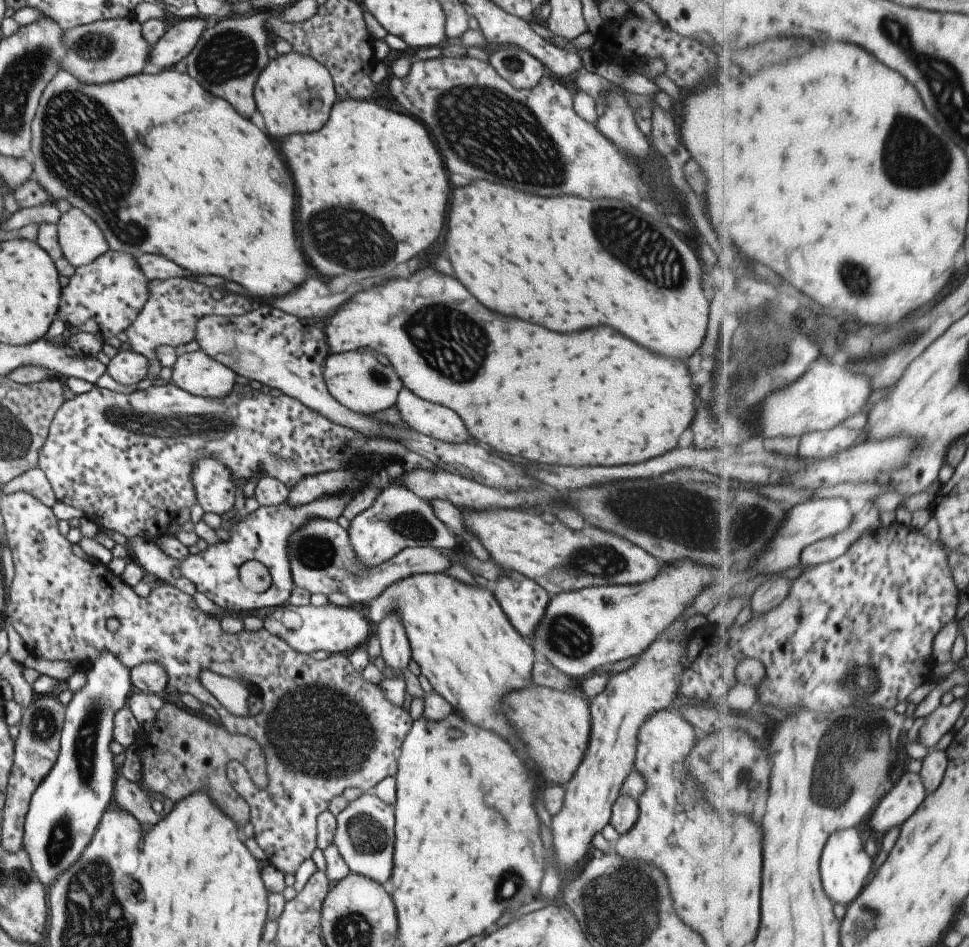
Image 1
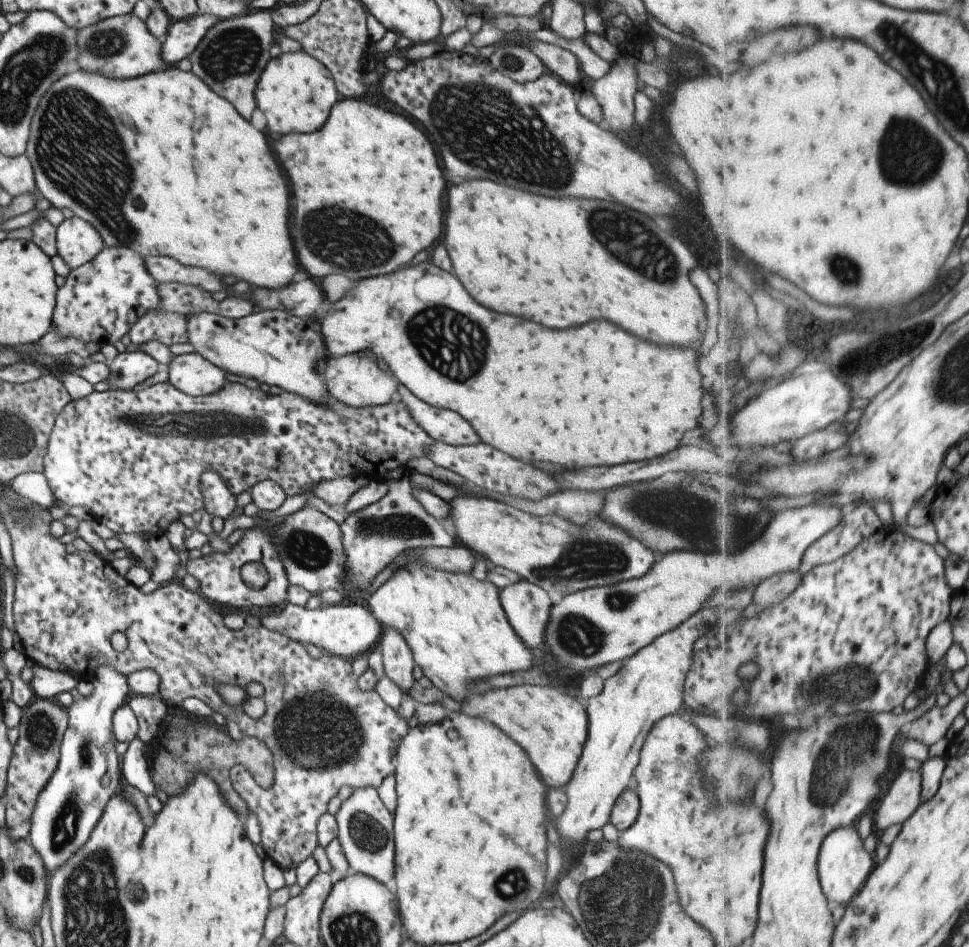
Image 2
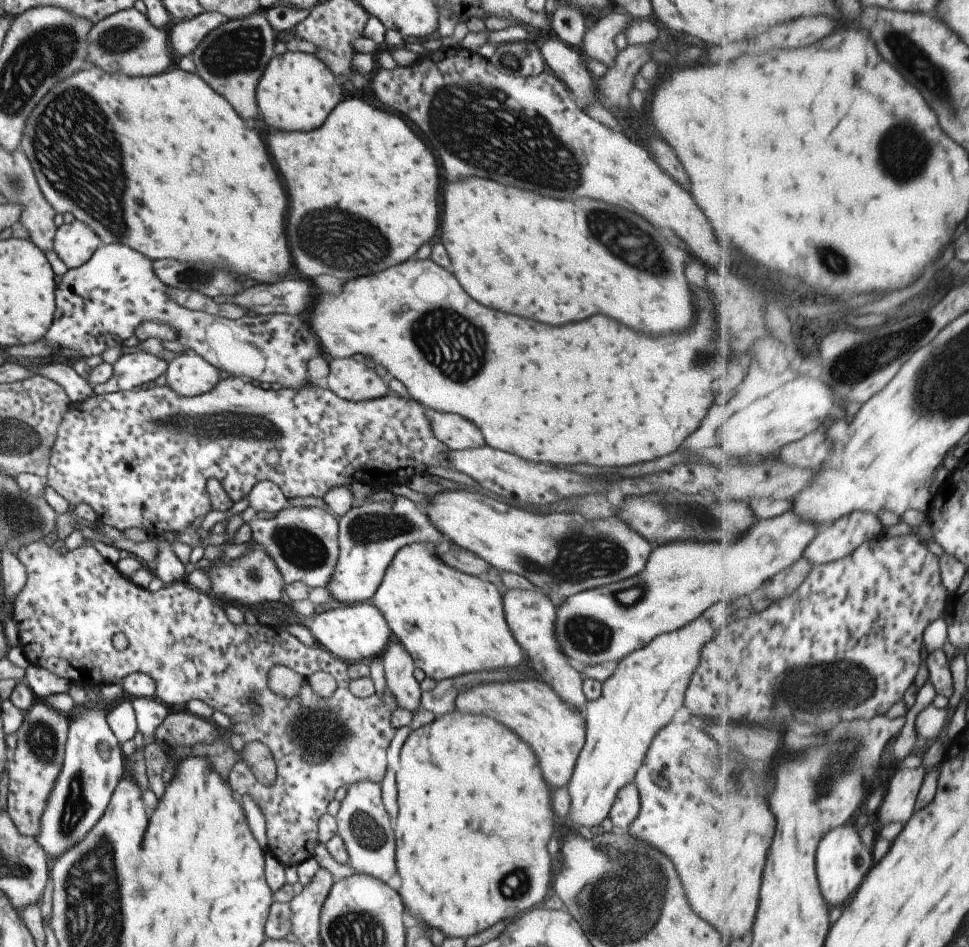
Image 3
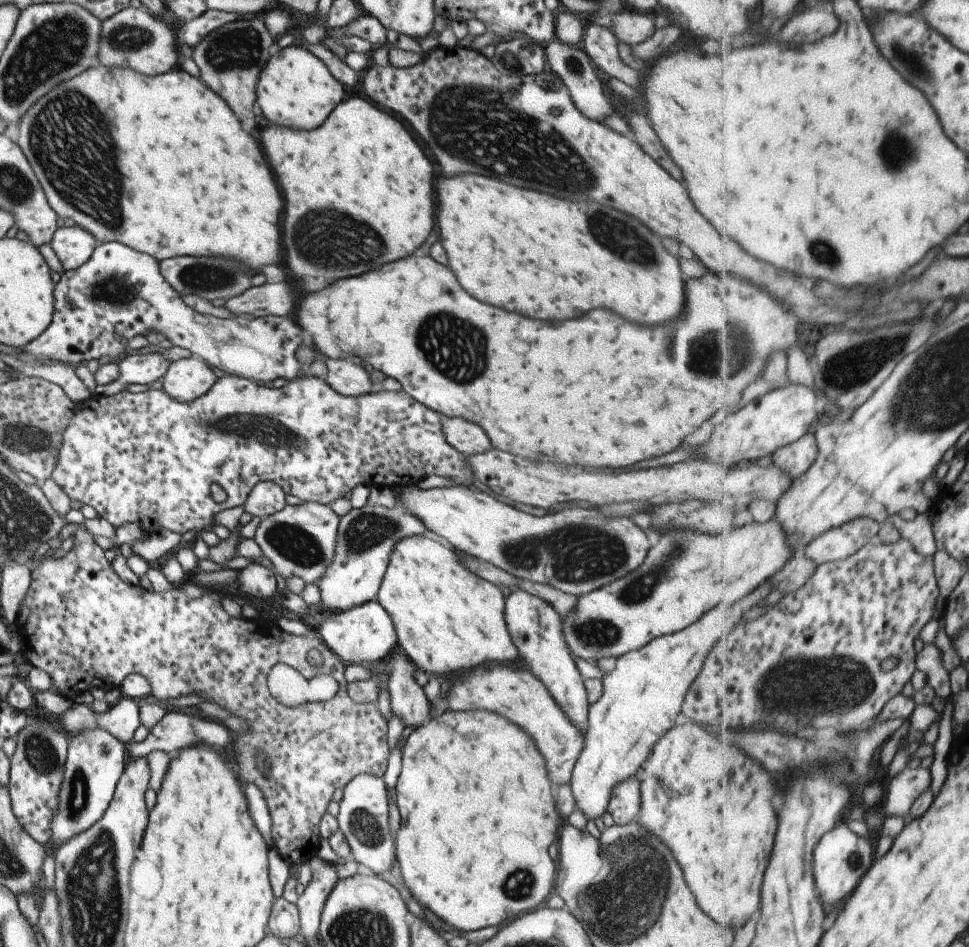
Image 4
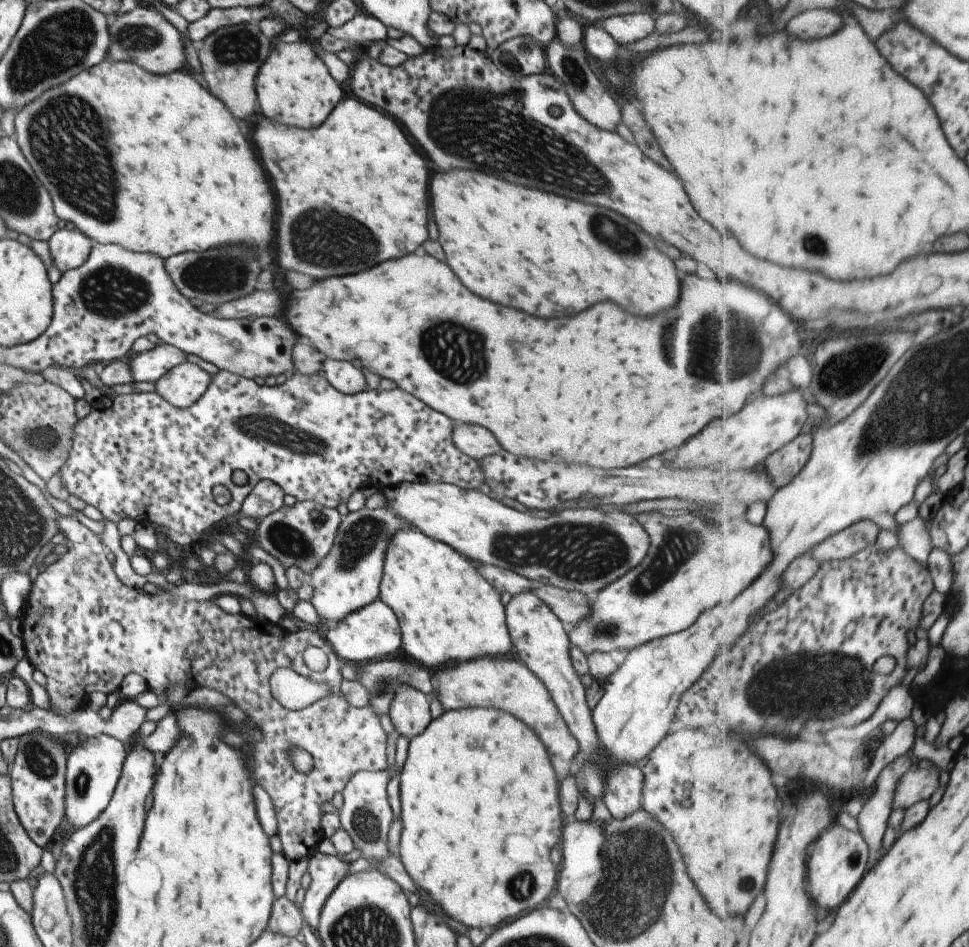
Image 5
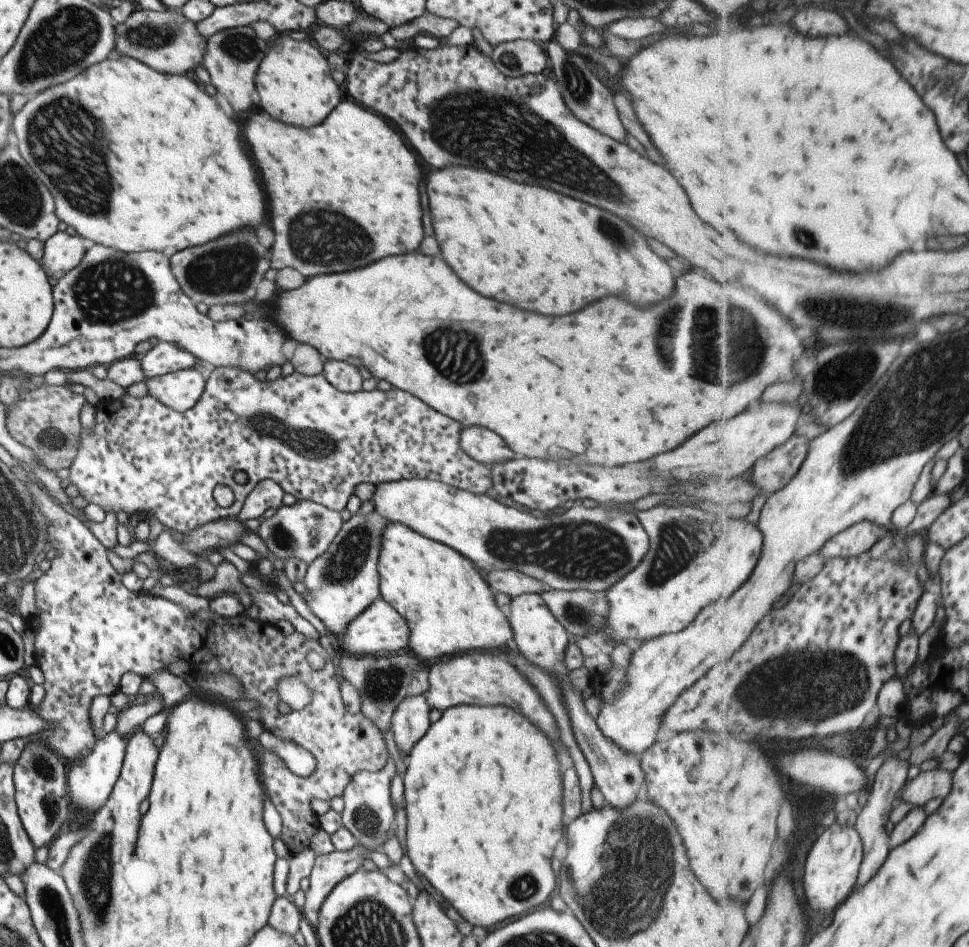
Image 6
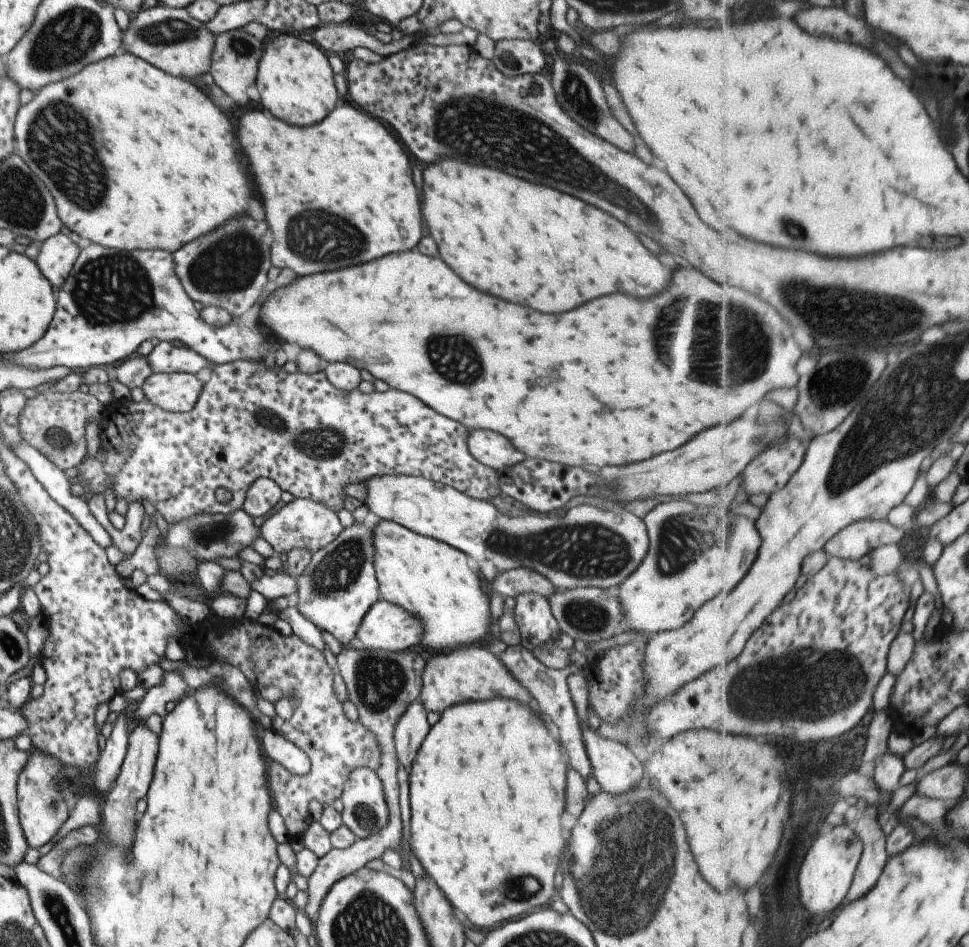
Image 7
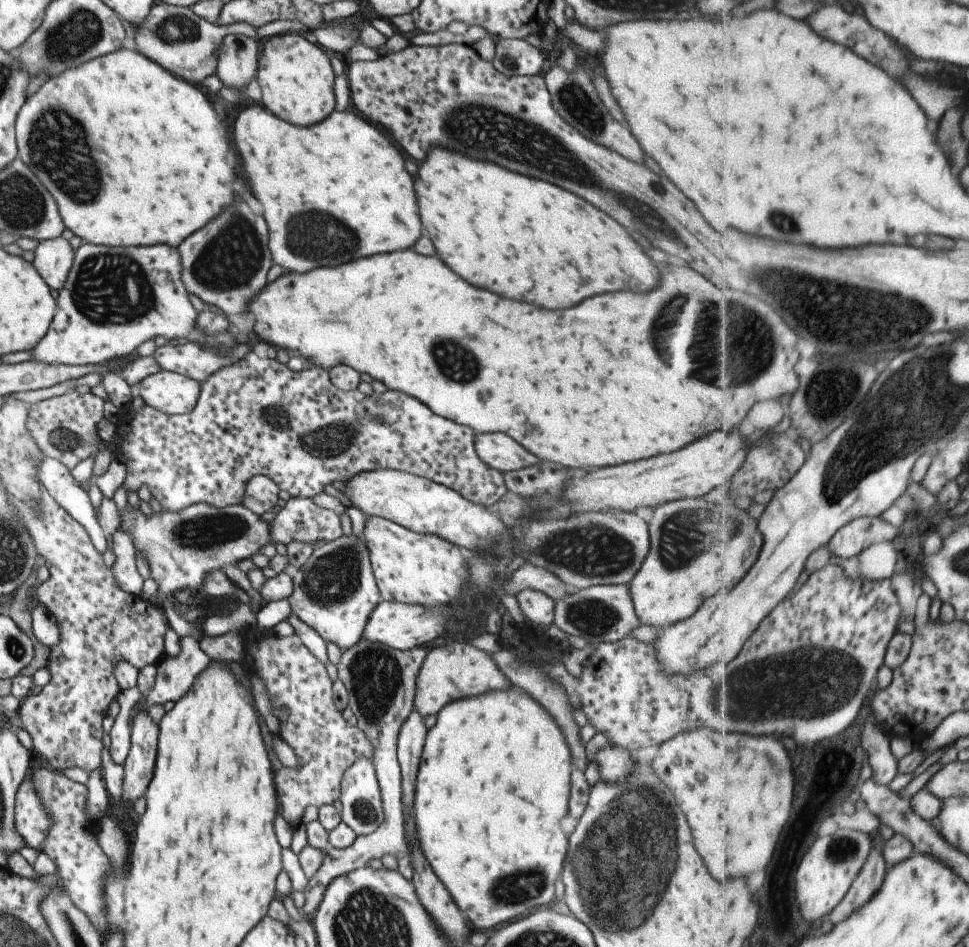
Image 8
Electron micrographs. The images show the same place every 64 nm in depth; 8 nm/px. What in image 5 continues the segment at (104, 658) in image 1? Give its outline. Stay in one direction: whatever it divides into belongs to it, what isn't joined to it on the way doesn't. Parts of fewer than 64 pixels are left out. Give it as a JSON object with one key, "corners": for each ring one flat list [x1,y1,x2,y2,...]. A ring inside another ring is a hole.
{"corners":[[101,734,88,737,80,746,67,753,65,772,64,820,72,828,82,828,94,822,108,806,120,778,128,746,114,736]]}

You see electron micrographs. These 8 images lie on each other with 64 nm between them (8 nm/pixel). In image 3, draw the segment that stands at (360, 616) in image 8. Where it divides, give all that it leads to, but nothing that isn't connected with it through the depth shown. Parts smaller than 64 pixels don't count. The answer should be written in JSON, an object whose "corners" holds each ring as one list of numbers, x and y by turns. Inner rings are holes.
{"corners":[[395,496,394,502,363,503,339,517,339,551,336,570,325,588,332,600,349,604,370,601,382,582,386,569,396,552,408,544,430,544,444,542,444,534,432,524,424,506,409,498]]}

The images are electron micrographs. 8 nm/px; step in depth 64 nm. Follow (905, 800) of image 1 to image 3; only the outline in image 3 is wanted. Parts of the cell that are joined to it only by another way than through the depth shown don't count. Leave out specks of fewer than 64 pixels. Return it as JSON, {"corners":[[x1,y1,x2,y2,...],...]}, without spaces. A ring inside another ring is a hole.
{"corners":[[928,768,899,770,888,786,887,795,878,811,879,820,884,824,904,822,908,824,918,808,920,790,928,778]]}

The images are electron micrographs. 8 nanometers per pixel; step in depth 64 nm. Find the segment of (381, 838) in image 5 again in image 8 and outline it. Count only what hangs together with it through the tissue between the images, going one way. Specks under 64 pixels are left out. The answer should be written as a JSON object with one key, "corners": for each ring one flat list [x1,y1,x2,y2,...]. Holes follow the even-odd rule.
{"corners":[[358,758,344,772,341,782,341,820,360,835,374,832,384,822,382,793,375,766,368,758]]}

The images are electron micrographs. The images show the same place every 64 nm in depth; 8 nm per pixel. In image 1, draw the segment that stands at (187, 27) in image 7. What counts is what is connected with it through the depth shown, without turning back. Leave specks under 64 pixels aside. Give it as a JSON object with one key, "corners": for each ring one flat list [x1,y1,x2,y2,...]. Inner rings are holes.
{"corners":[[133,16,96,21,65,30,62,46,66,50,62,58,63,70,84,84,110,83,145,72,152,52,152,46,142,34,141,24]]}

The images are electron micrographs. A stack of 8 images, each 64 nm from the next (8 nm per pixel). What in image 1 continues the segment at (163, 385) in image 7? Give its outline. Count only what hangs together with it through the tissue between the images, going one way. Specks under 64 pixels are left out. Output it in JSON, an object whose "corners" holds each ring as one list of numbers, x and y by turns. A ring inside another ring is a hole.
{"corners":[[200,349,178,356,172,372,171,383,194,396,226,398,237,386,237,374]]}

